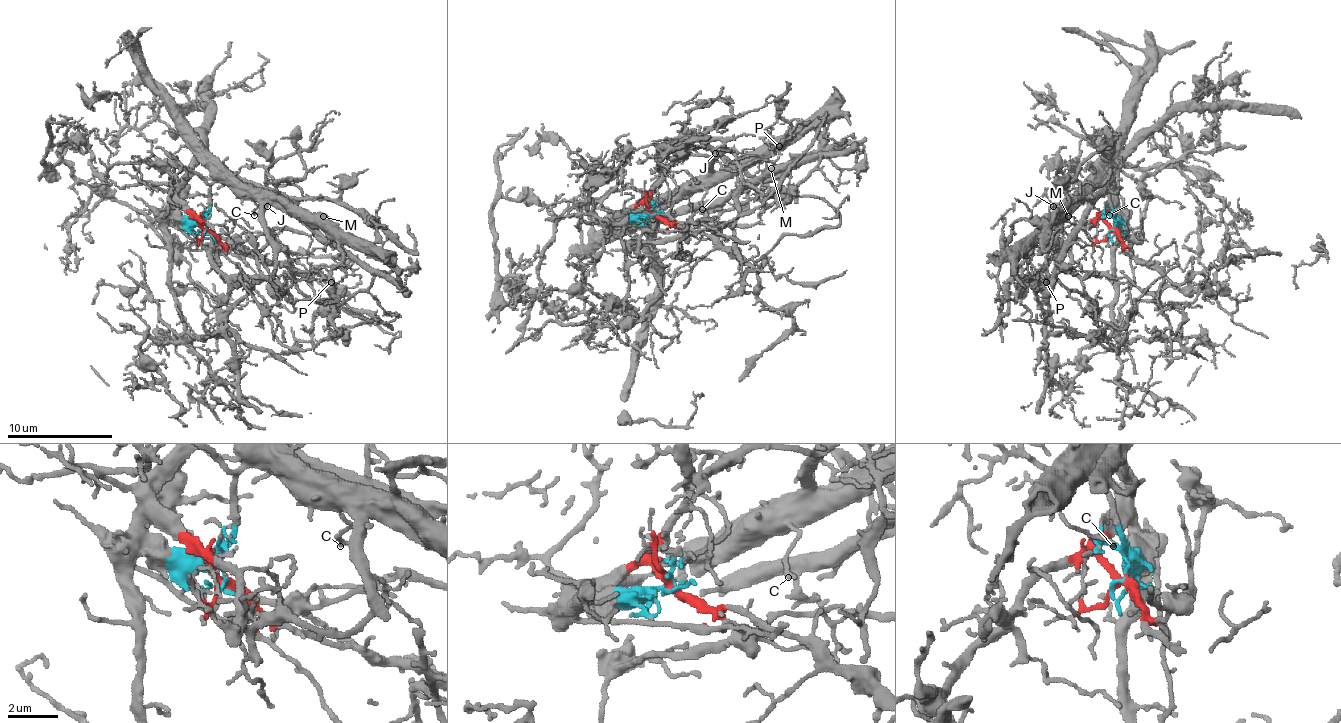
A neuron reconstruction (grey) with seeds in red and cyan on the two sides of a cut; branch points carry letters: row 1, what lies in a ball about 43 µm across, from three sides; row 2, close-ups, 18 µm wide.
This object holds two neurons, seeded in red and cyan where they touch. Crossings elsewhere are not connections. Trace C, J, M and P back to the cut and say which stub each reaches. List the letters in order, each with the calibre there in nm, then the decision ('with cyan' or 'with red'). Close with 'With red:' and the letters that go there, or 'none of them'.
C: calibre 140 nm; with cyan
J: calibre 110 nm; with cyan
M: calibre 160 nm; with cyan
P: calibre 120 nm; with cyan
With red: none of them

